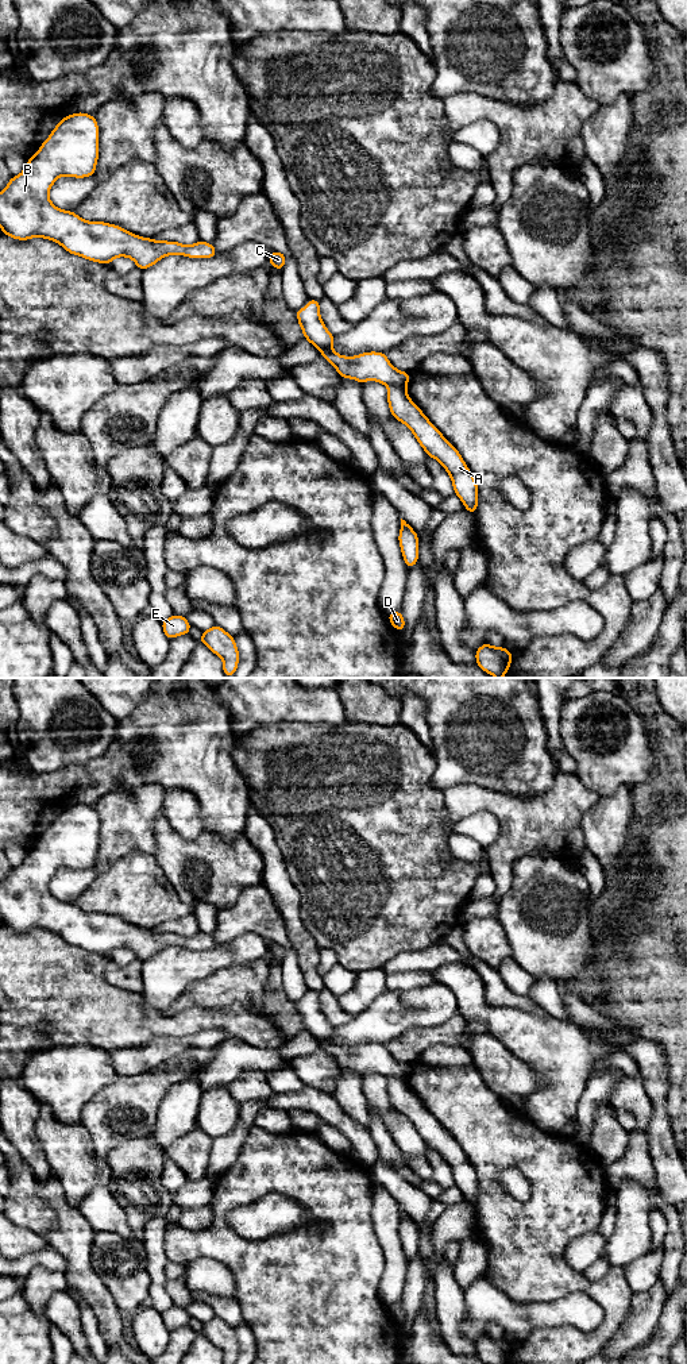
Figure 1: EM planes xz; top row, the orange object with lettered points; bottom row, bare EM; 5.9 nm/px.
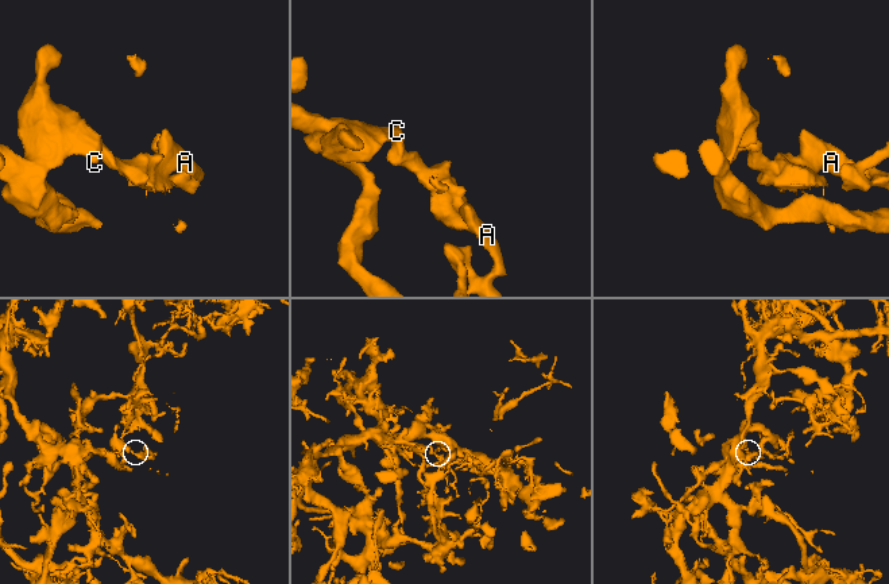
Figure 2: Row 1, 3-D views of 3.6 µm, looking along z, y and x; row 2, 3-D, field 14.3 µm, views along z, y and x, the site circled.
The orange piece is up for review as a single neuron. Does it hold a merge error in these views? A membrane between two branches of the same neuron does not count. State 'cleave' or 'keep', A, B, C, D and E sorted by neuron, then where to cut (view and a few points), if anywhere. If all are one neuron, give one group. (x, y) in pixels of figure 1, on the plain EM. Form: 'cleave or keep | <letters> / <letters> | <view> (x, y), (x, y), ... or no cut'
cleave | A D E / B C | xz (389, 1078), (405, 1082)

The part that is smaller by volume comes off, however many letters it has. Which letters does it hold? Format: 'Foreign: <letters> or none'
Foreign: A, D, E

